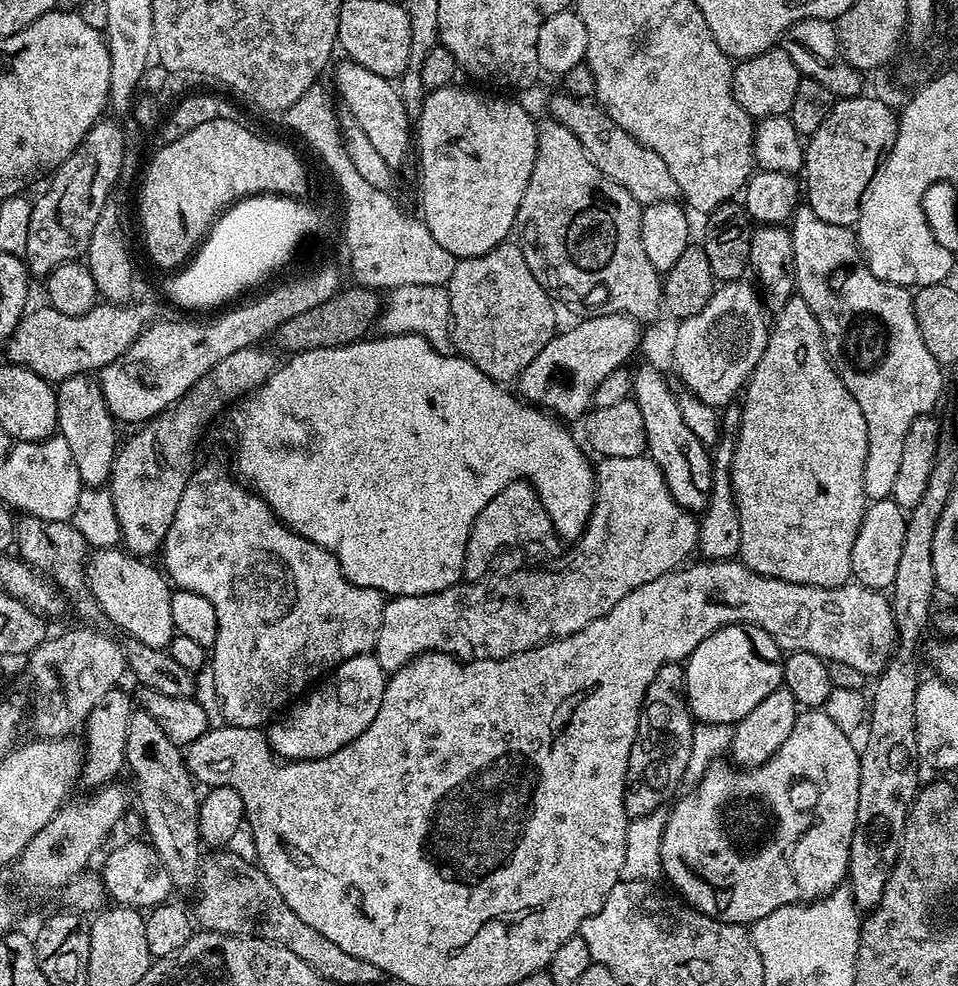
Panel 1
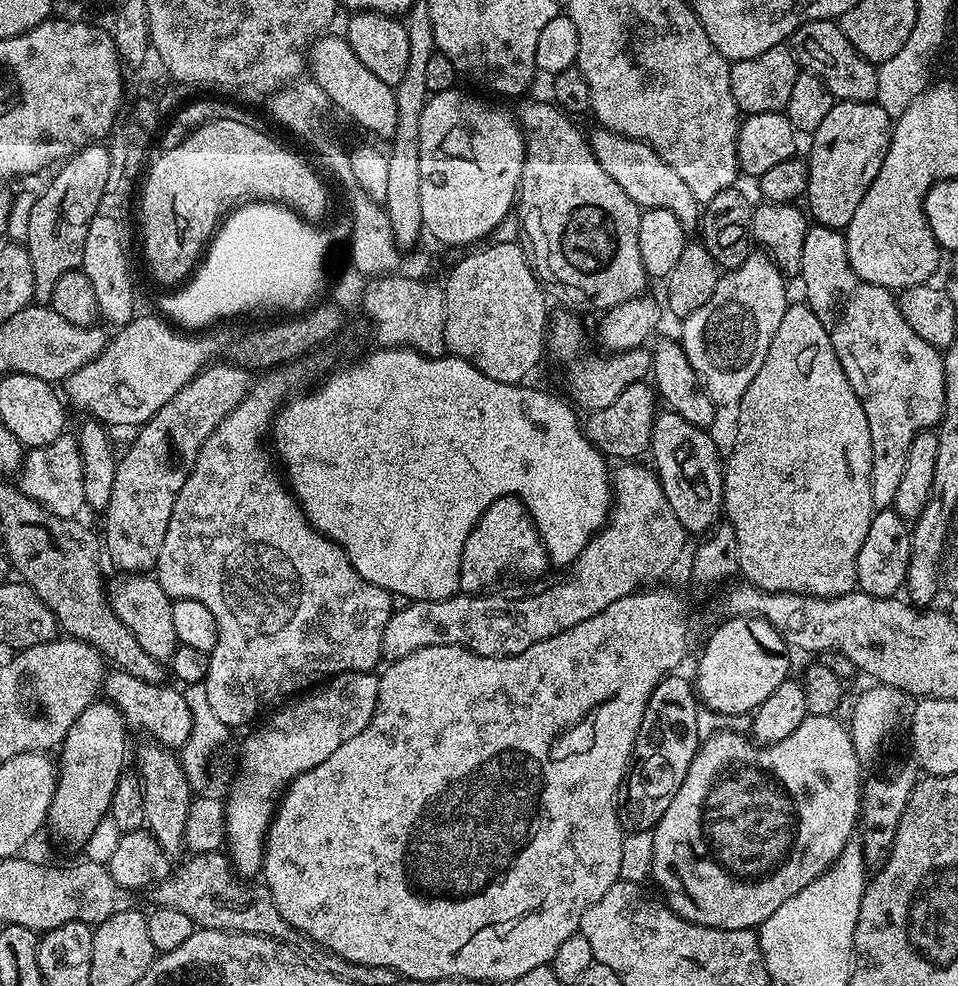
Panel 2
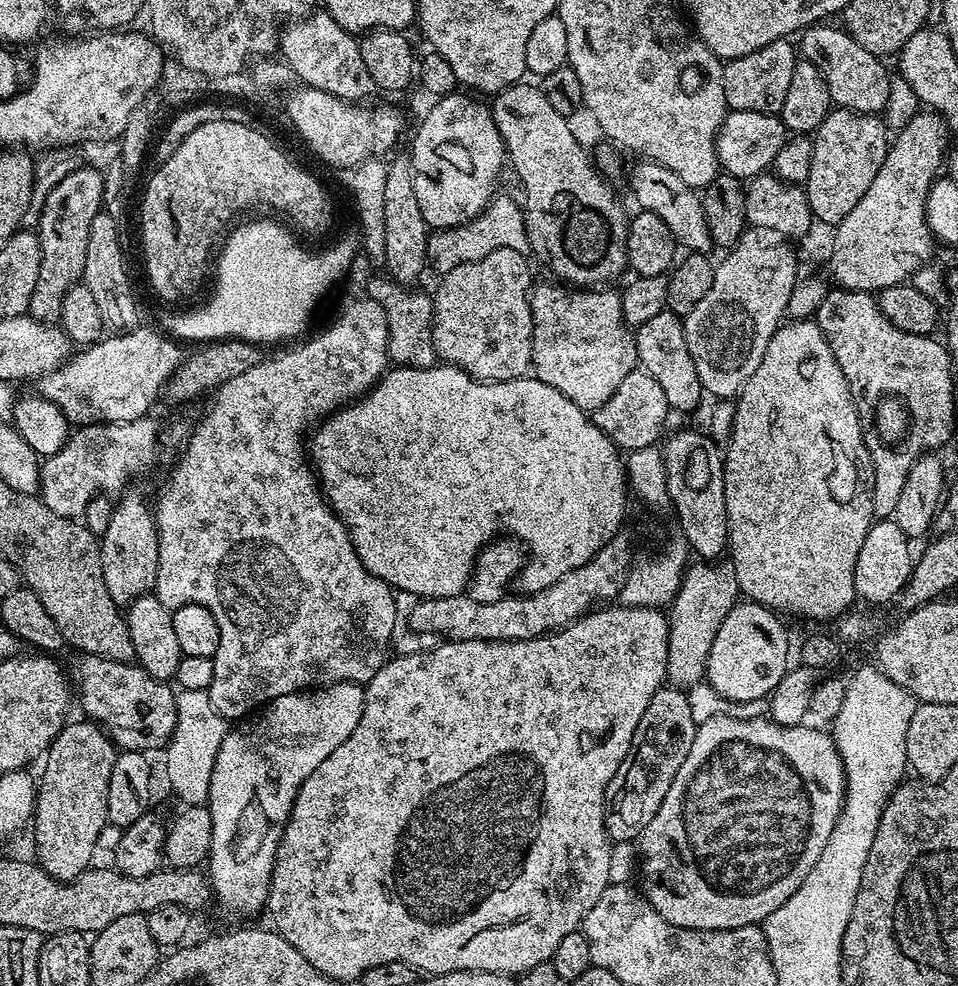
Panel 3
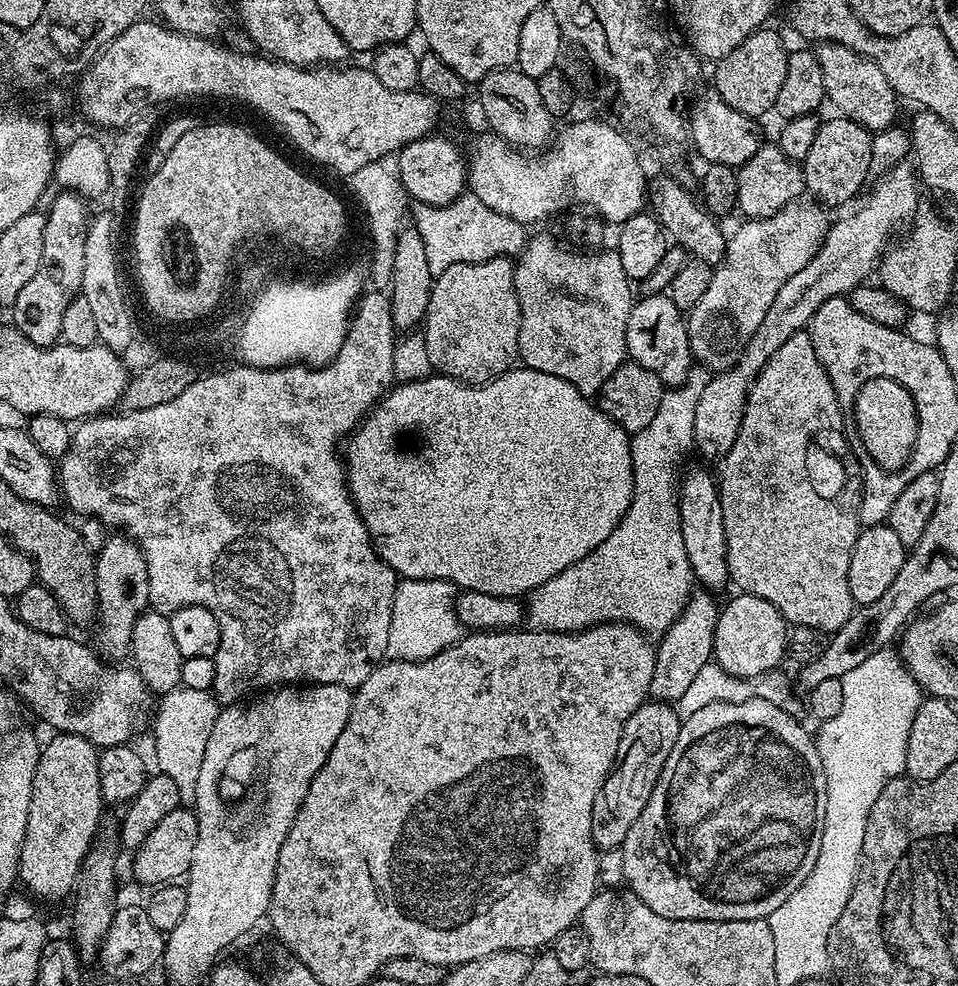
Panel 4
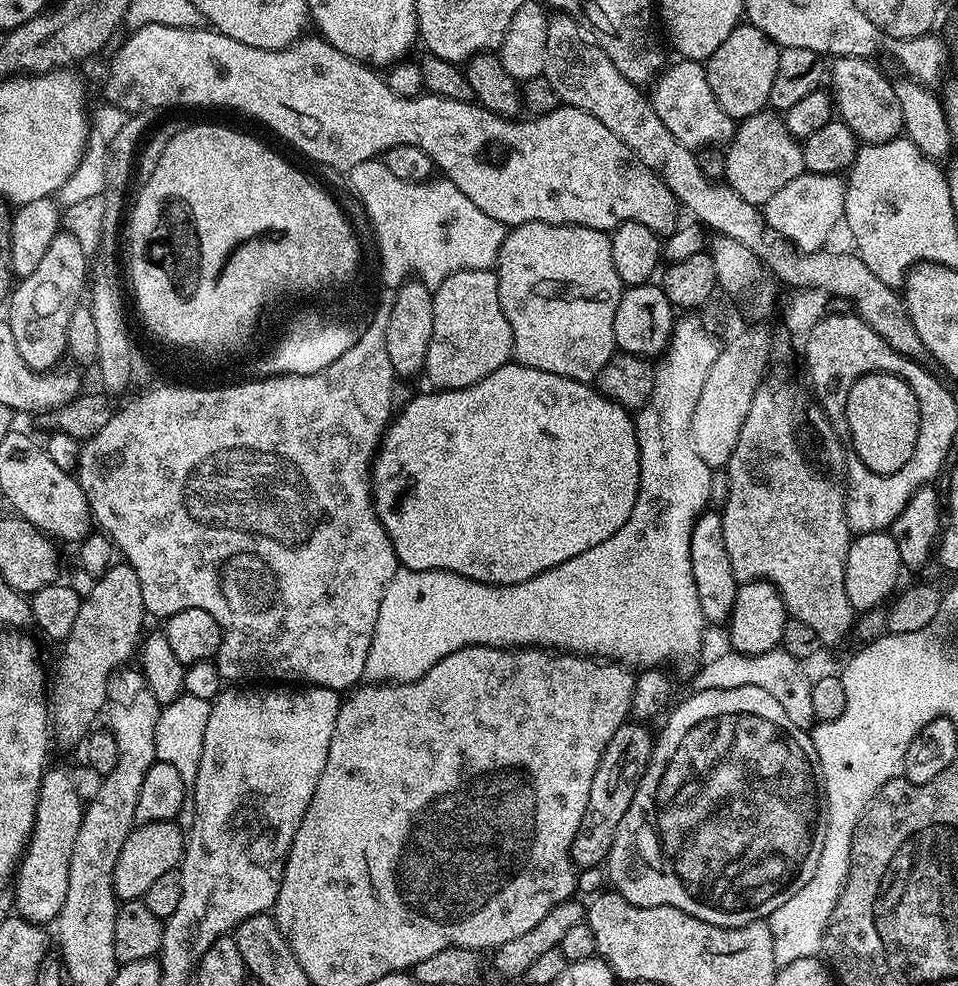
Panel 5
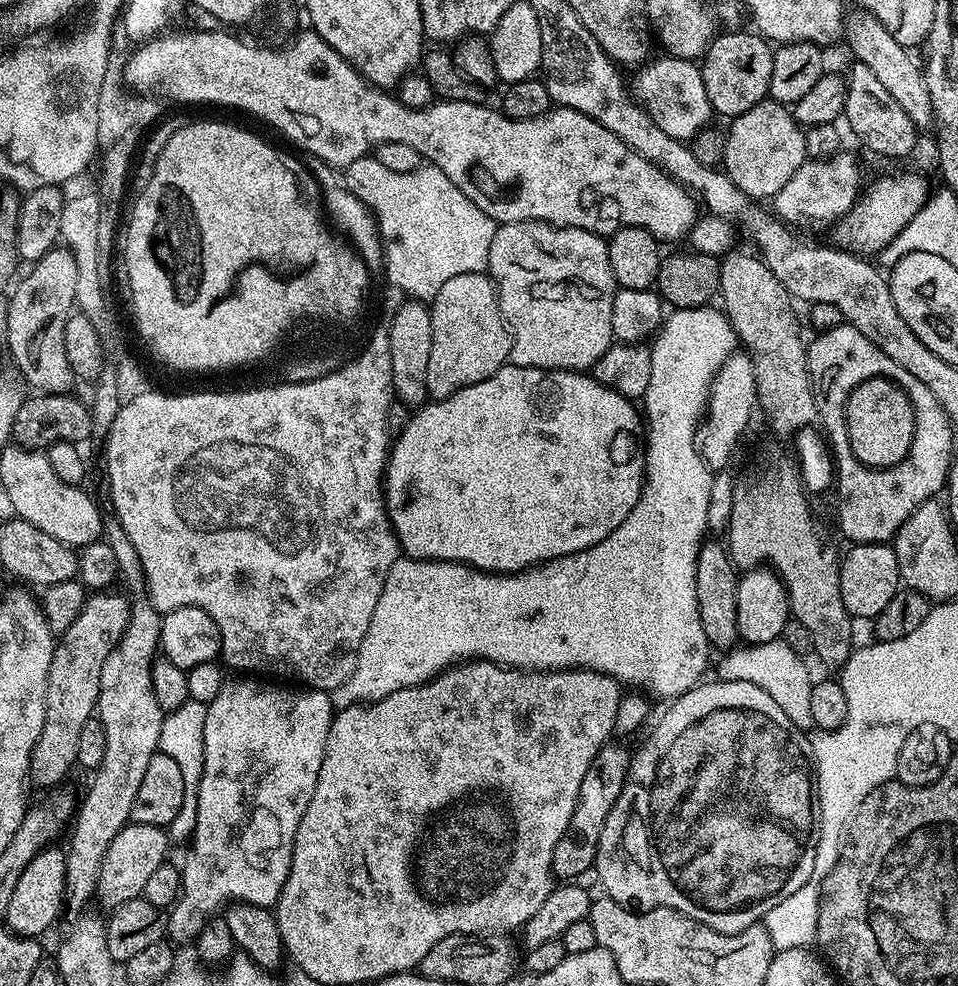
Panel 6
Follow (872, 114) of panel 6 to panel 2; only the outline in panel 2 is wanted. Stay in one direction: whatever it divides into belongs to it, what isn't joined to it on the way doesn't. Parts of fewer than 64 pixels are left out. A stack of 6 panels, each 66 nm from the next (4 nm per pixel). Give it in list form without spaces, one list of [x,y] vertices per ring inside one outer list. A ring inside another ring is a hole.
[[[815,20],[806,22],[794,30],[790,38],[792,53],[797,61],[807,71],[813,72],[817,78],[830,90],[830,94],[837,101],[842,100],[871,100],[875,101],[878,90],[878,78],[876,77],[876,65],[871,64],[842,34],[839,23],[836,20]]]

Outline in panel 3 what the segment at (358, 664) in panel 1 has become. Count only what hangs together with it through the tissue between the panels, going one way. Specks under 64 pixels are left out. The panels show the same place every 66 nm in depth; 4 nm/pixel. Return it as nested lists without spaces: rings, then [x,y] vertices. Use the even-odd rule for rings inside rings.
[[[343,680],[340,684],[317,686],[311,690],[301,690],[280,696],[277,700],[272,700],[269,704],[265,704],[251,718],[237,723],[233,727],[237,727],[233,732],[232,729],[225,731],[222,738],[222,746],[218,746],[218,758],[214,758],[214,770],[210,774],[210,790],[208,791],[206,807],[212,819],[212,837],[210,838],[208,855],[206,857],[206,875],[215,903],[217,900],[226,911],[237,912],[240,916],[248,916],[251,912],[258,911],[259,908],[261,911],[267,905],[268,887],[272,881],[272,871],[274,870],[274,858],[278,850],[278,842],[282,838],[282,830],[290,818],[290,810],[294,806],[294,798],[298,794],[302,782],[306,782],[306,778],[310,778],[310,774],[314,774],[314,770],[318,770],[318,766],[322,766],[322,762],[326,762],[326,758],[330,758],[330,754],[334,754],[334,750],[338,746],[342,746],[342,742],[346,742],[346,738],[350,738],[350,734],[354,734],[354,726],[358,726],[358,718],[362,718],[363,705],[364,688],[358,684],[351,684],[348,680]]]

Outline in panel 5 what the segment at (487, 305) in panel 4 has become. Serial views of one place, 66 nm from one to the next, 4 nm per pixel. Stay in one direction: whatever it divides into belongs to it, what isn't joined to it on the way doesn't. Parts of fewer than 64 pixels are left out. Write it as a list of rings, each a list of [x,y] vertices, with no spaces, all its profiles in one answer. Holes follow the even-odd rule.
[[[462,270],[458,274],[450,274],[446,282],[442,282],[432,294],[434,302],[434,330],[430,334],[430,346],[426,350],[423,375],[433,389],[447,390],[450,388],[469,388],[482,378],[494,374],[504,364],[513,359],[512,331],[510,322],[500,305],[498,298],[498,276],[495,271]]]

